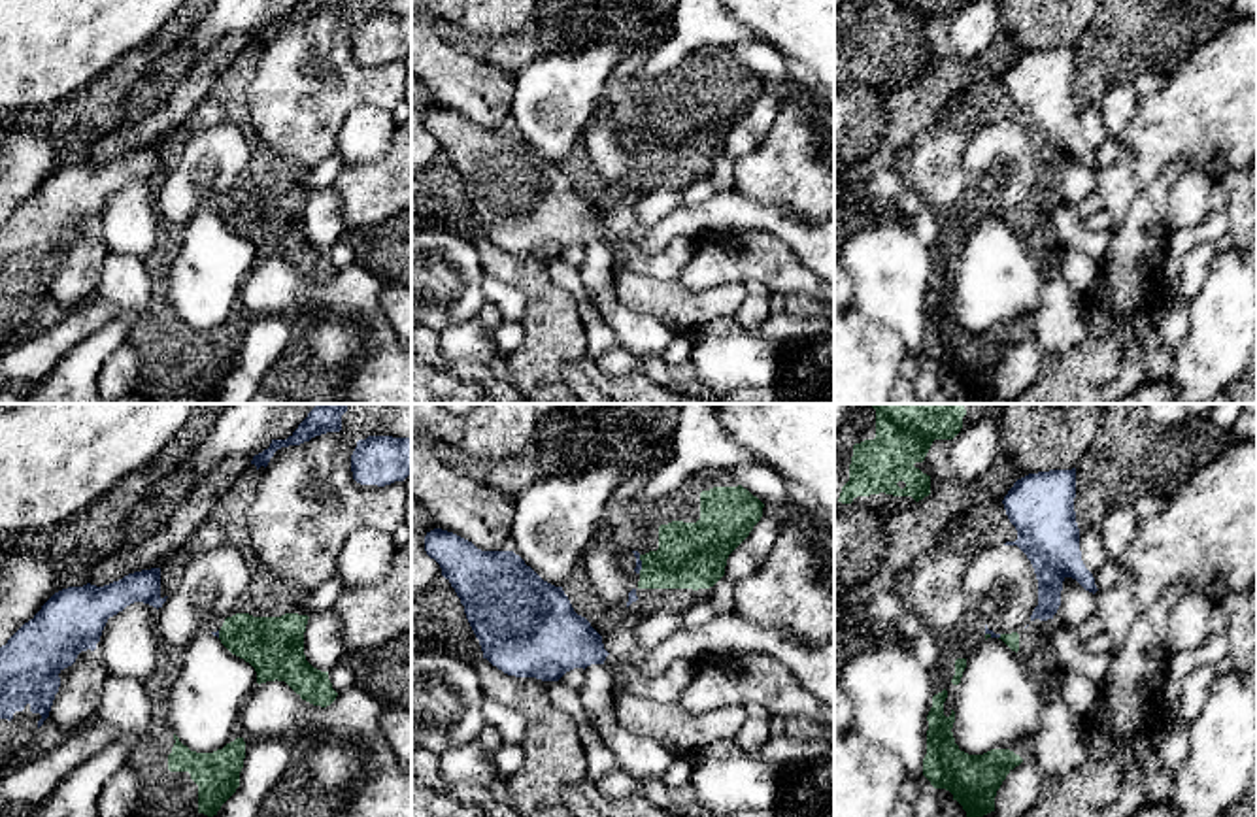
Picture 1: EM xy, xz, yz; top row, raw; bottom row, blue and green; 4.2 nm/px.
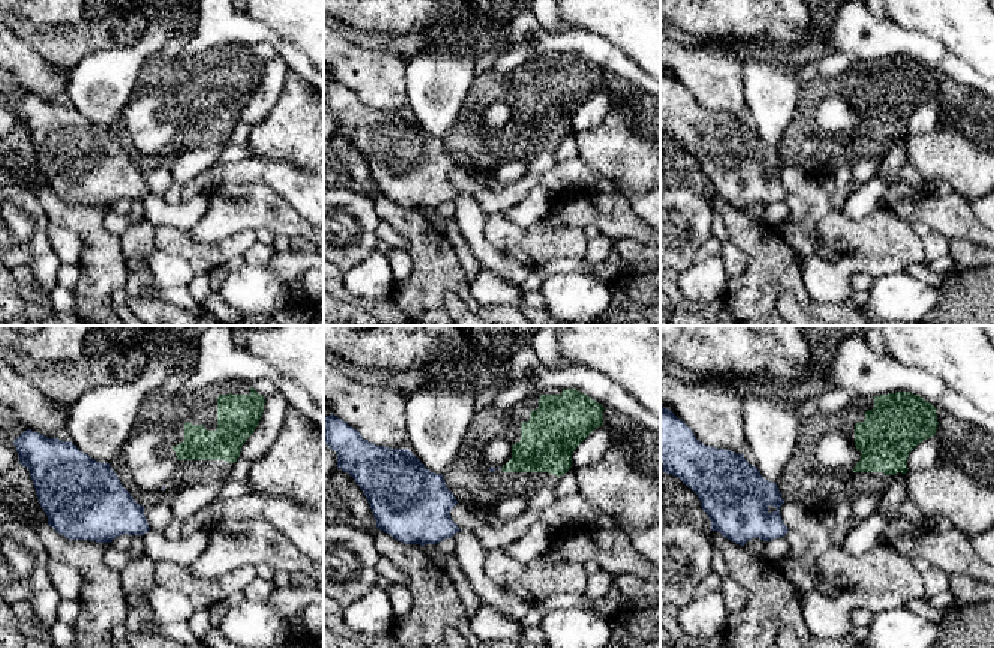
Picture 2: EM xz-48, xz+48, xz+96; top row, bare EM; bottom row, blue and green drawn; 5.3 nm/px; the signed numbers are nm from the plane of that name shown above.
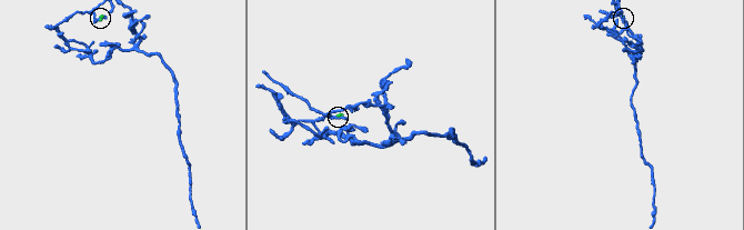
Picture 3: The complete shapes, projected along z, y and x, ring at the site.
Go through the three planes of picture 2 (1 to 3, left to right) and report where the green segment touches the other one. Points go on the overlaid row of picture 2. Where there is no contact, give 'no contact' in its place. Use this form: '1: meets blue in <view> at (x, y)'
1: no contact
2: no contact
3: no contact

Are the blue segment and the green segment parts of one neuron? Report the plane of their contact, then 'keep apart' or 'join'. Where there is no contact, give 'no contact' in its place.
contact in xz; keep apart

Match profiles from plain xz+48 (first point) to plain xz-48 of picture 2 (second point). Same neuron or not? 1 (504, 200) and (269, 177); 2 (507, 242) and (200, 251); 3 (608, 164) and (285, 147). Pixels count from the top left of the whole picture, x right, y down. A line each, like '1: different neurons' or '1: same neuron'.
1: same neuron
2: same neuron
3: same neuron

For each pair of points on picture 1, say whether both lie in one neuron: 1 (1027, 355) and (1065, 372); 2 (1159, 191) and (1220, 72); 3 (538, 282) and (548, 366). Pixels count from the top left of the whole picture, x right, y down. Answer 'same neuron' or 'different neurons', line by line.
1: different neurons
2: different neurons
3: same neuron

